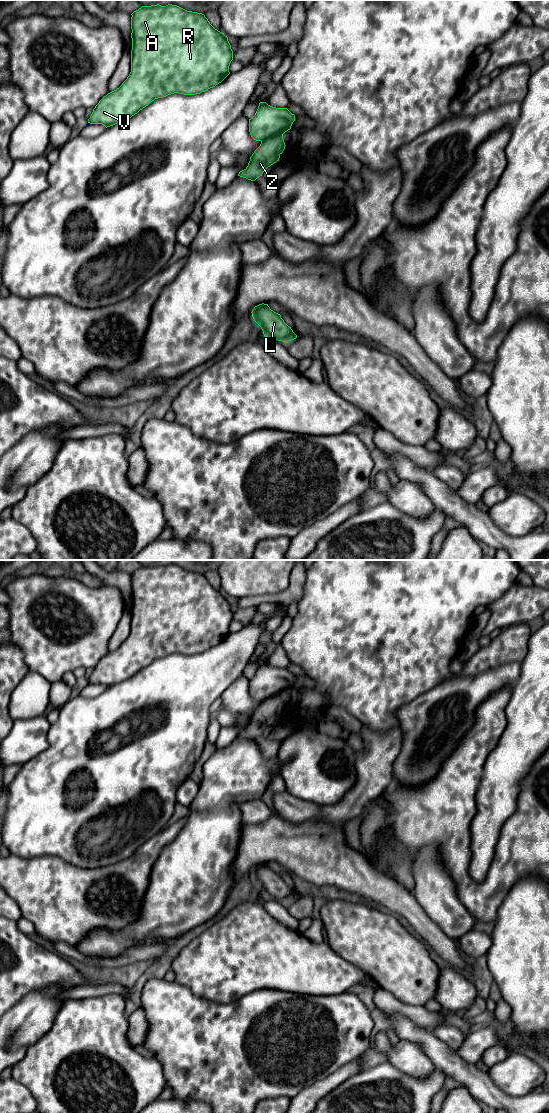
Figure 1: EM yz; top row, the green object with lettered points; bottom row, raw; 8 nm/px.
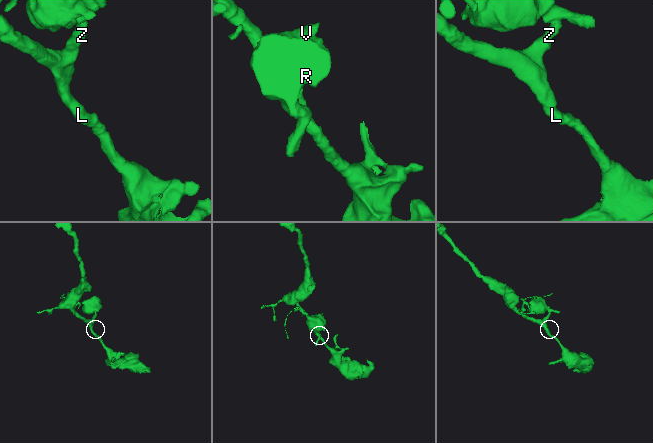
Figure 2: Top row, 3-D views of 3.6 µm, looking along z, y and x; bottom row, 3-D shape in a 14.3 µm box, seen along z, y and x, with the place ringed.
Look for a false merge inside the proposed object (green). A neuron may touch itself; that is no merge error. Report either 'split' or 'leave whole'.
split

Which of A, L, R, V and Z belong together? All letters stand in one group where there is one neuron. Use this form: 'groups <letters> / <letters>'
groups A R V / L Z

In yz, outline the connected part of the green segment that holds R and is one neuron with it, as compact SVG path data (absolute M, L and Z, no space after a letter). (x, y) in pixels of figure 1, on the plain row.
M177 565L142 566L131 577L131 632L122 645L104 656L88 679L90 684L102 684L106 688L127 680L148 666L152 661L179 653L195 655L221 643L229 634L233 611L224 593L215 589L202 573L187 571Z

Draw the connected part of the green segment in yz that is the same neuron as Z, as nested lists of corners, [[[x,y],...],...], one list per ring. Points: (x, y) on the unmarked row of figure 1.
[[[275,694],[262,701],[250,717],[248,726],[238,736],[255,741],[268,727],[279,721],[285,706],[283,694]]]

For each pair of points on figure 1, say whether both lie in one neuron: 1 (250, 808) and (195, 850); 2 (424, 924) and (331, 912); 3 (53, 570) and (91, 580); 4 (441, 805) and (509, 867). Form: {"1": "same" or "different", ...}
{"1": "different", "2": "different", "3": "same", "4": "same"}

